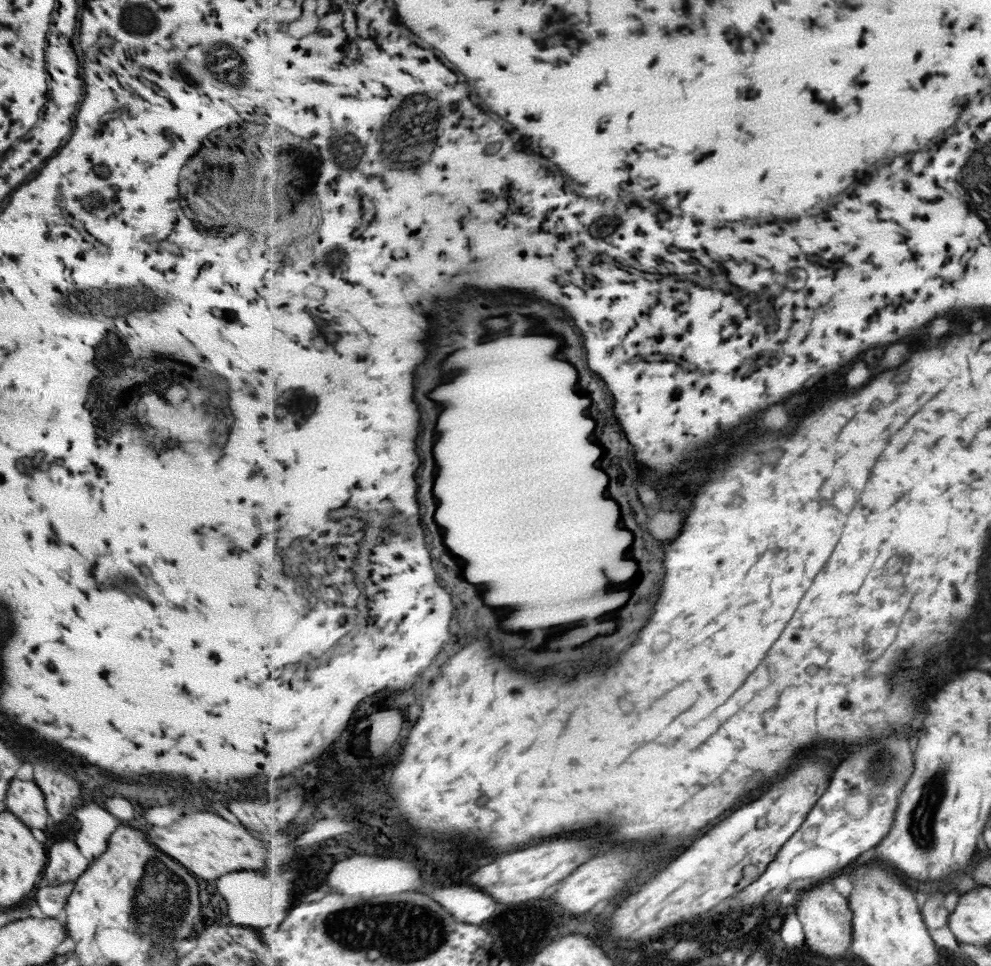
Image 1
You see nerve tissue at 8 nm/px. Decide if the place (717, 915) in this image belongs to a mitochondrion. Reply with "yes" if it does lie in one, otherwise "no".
no

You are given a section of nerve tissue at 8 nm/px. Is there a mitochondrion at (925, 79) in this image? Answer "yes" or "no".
no

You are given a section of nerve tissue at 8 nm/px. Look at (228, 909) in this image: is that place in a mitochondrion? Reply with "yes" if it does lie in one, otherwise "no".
no

